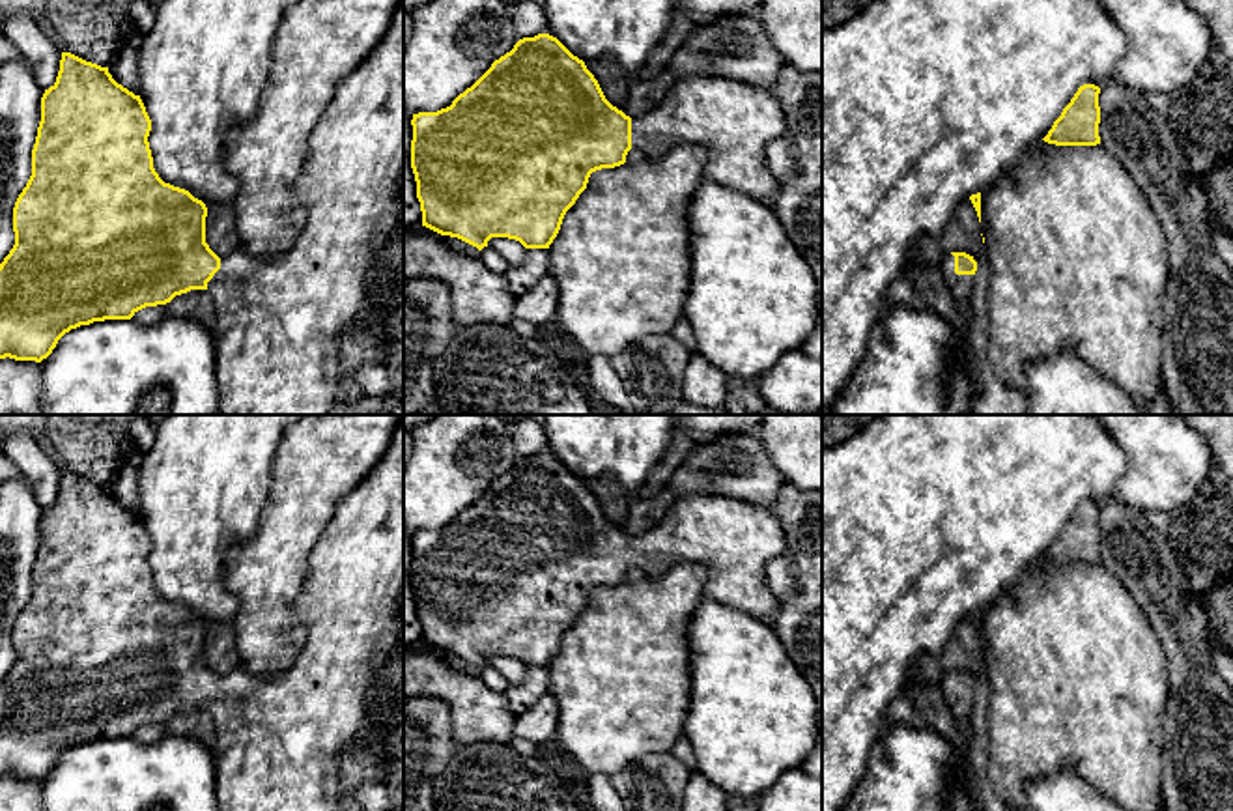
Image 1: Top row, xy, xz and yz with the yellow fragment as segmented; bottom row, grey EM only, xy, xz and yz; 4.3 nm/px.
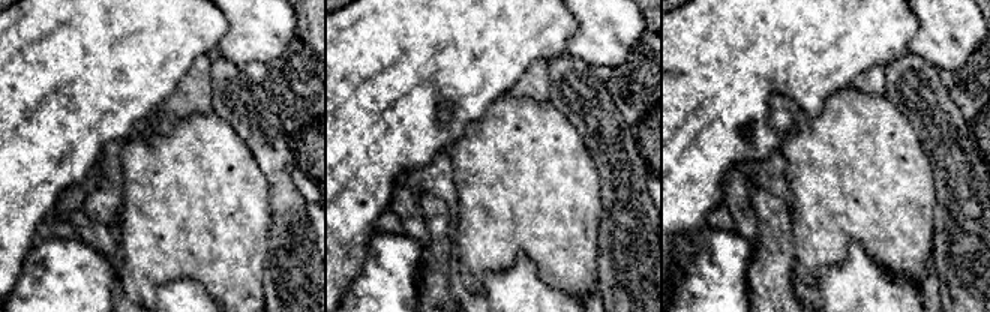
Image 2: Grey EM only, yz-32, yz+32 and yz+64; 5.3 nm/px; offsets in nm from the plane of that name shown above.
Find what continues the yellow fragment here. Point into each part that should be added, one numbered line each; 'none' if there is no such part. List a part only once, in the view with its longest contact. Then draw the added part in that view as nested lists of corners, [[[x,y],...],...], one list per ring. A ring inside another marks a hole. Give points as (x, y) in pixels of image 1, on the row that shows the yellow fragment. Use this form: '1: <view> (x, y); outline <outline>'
1: yz (964, 283); outline [[[945,254],[940,265],[947,286],[958,295],[957,292],[960,290],[960,297],[970,301],[970,293],[975,282],[975,275],[957,275],[955,273],[955,256]]]

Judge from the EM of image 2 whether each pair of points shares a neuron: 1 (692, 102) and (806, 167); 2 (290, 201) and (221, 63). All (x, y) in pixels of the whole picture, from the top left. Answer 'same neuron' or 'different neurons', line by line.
1: different neurons
2: same neuron

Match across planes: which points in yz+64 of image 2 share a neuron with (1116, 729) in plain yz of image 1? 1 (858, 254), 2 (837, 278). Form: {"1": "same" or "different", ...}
{"1": "different", "2": "different"}

